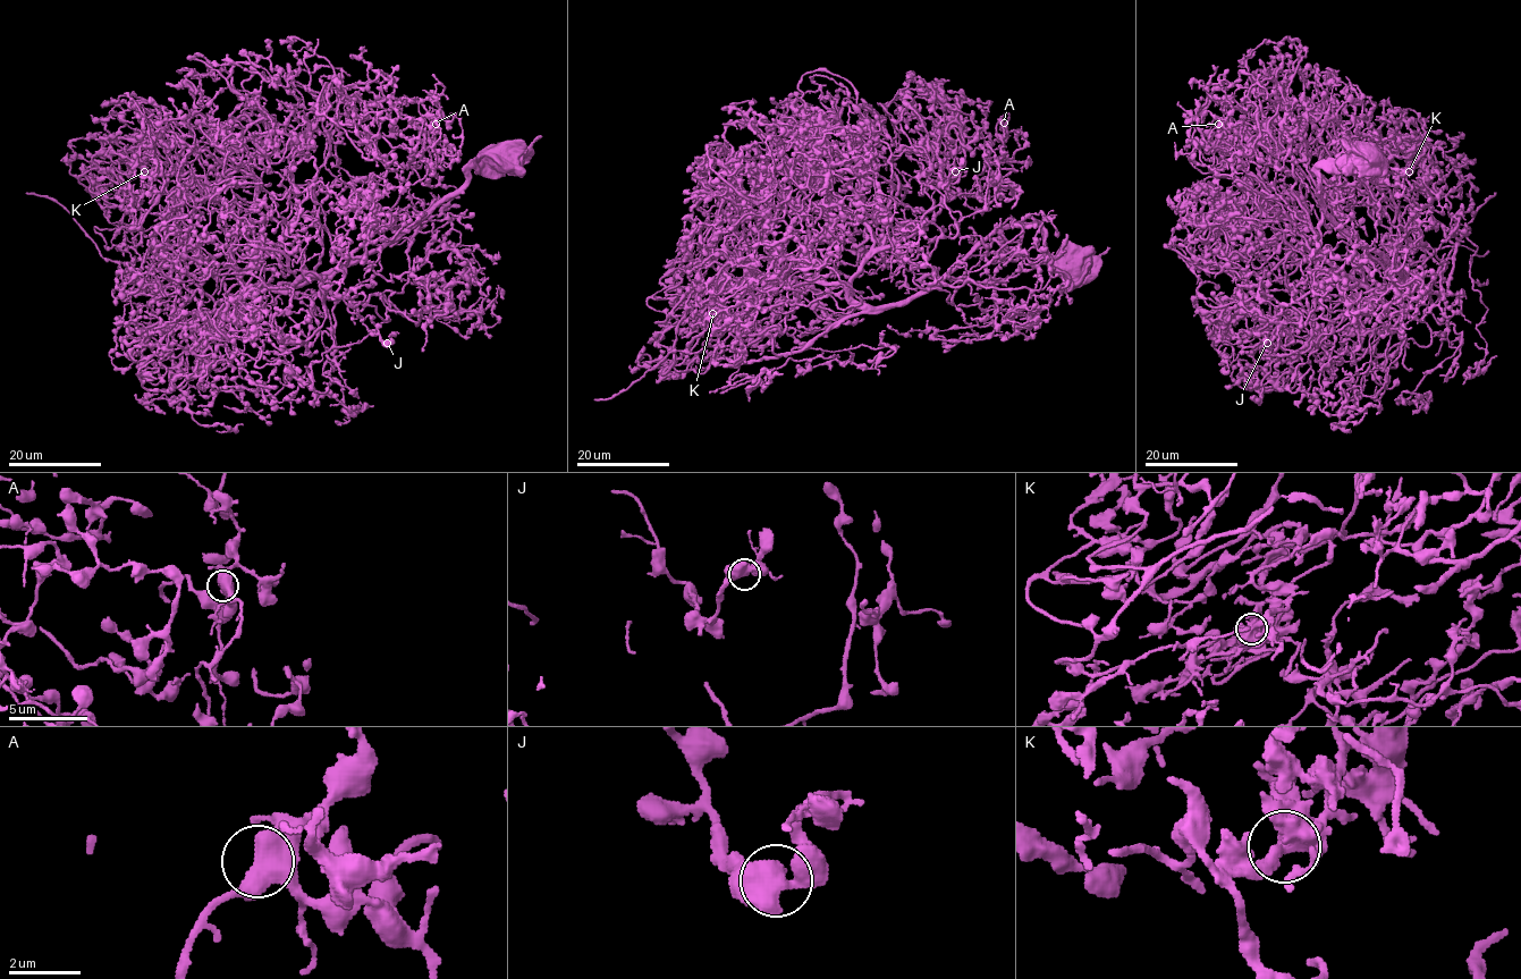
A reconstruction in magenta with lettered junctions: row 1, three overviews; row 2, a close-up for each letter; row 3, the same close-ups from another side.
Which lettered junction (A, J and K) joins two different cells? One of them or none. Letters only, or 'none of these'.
K

